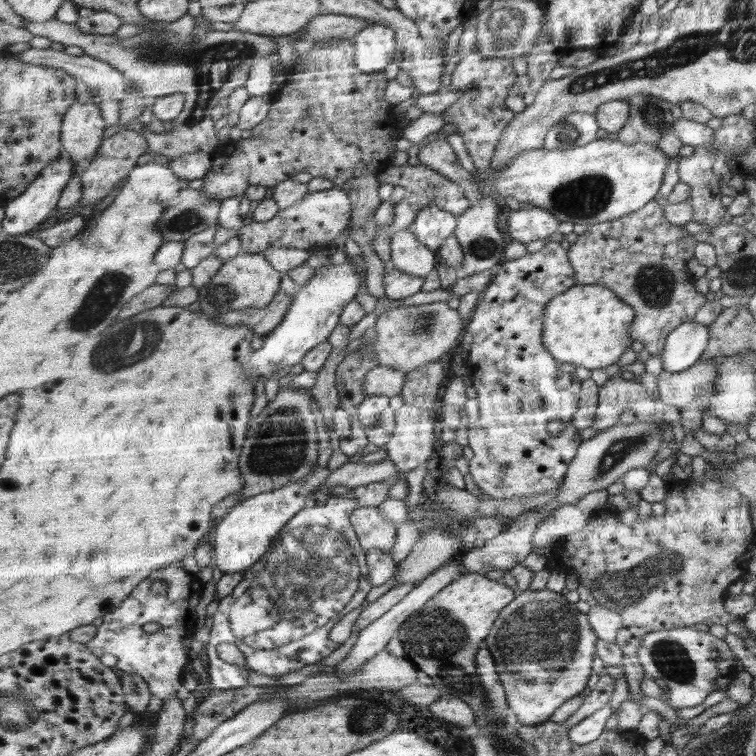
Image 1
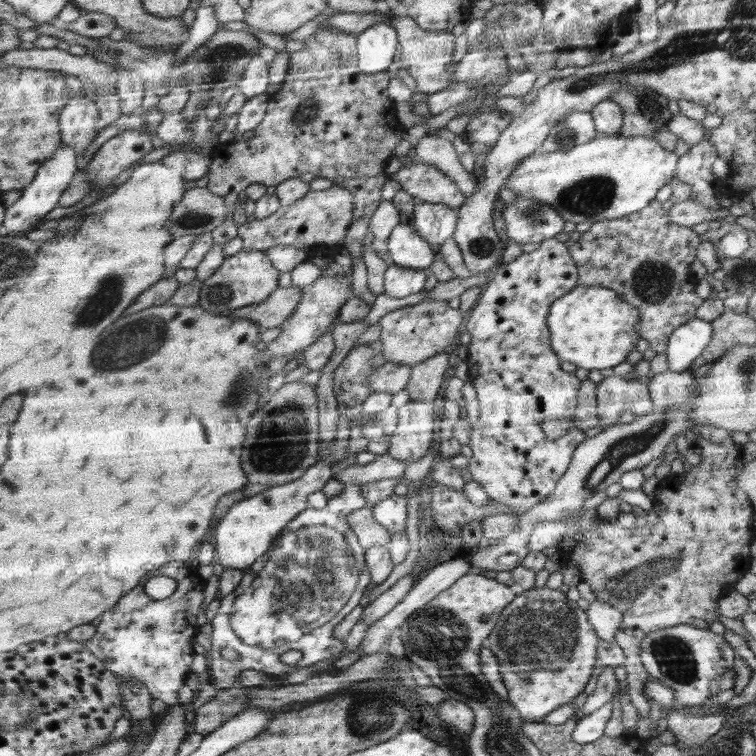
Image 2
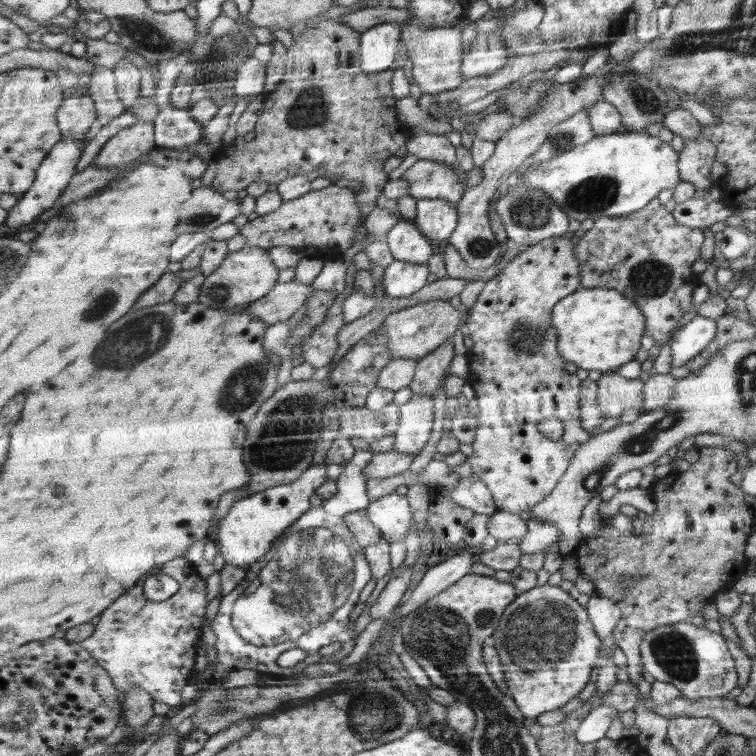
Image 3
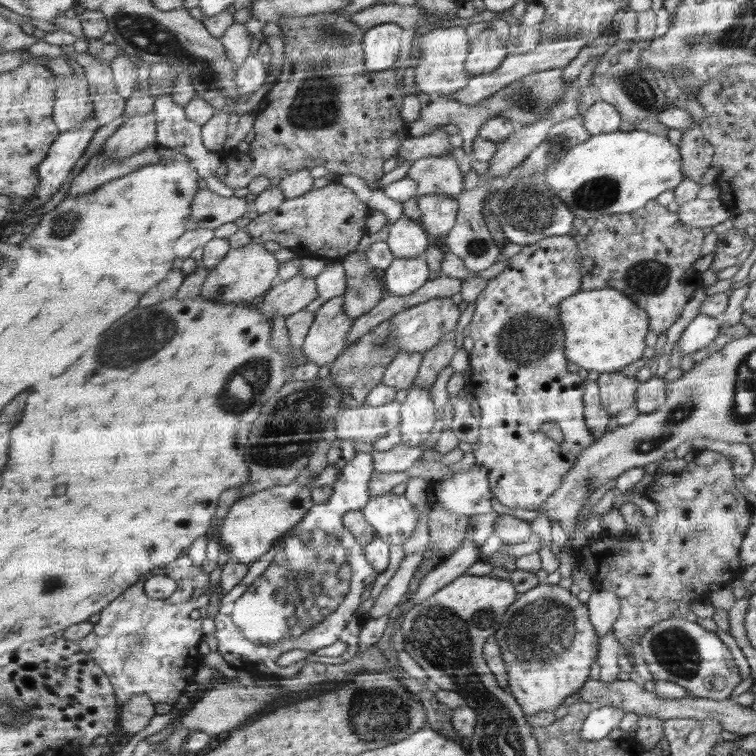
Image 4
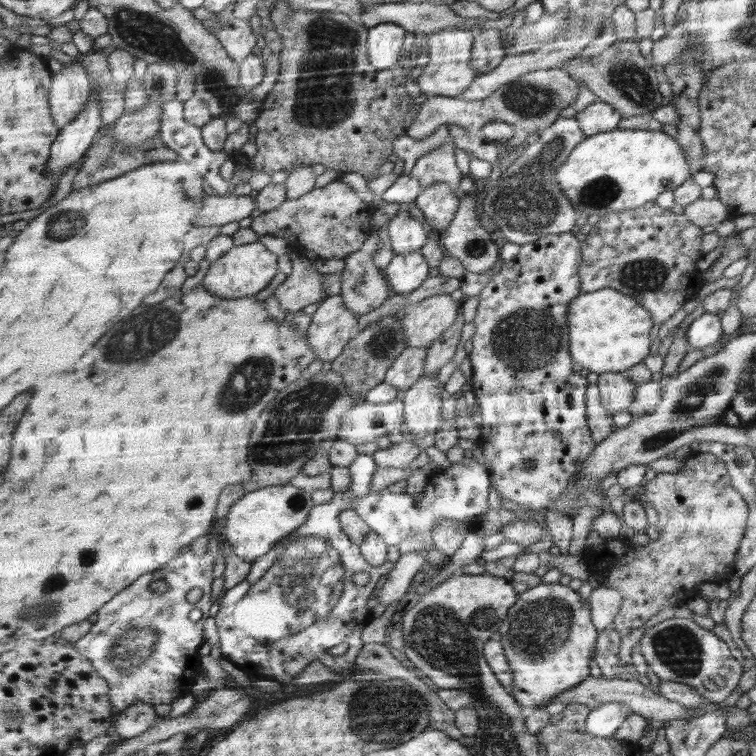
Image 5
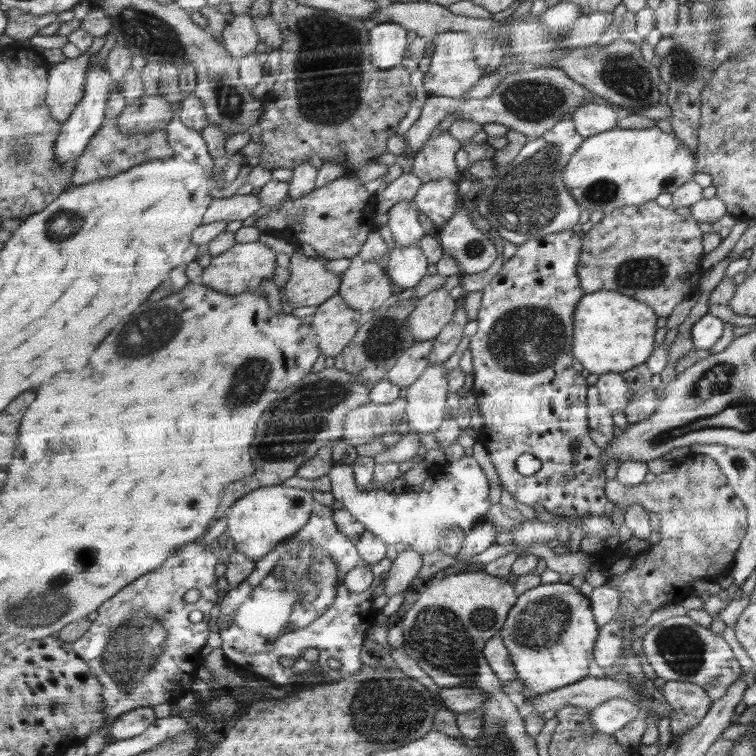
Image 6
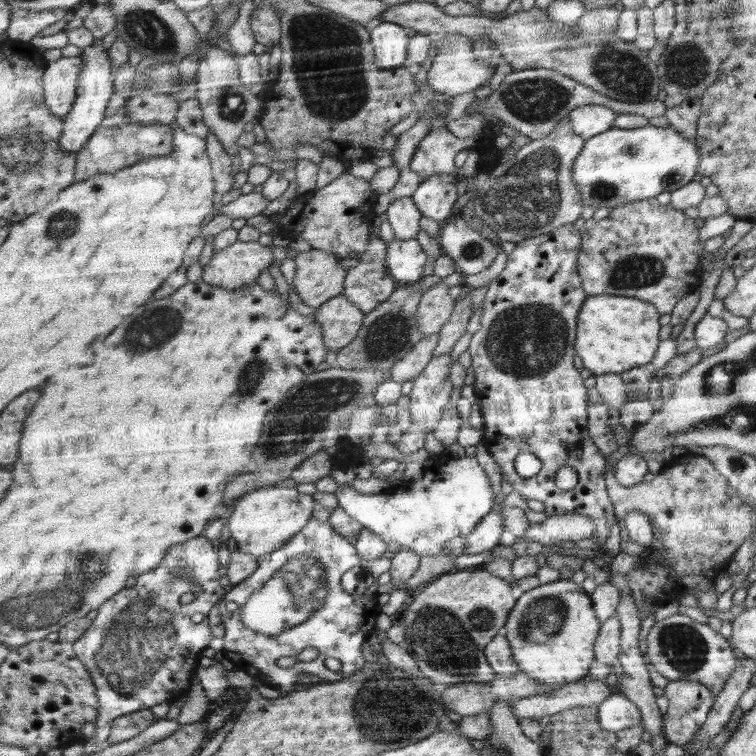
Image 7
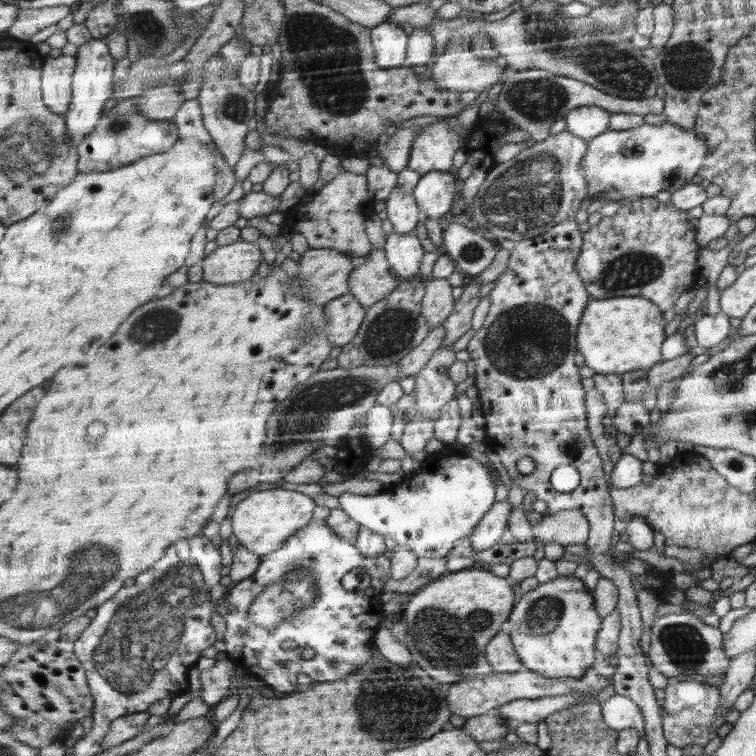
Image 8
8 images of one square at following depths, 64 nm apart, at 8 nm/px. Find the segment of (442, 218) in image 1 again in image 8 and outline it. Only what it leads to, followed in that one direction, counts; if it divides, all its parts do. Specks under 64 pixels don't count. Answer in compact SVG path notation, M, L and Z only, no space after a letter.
M432 171L421 176L412 192L422 217L440 219L452 208L456 178L454 174Z

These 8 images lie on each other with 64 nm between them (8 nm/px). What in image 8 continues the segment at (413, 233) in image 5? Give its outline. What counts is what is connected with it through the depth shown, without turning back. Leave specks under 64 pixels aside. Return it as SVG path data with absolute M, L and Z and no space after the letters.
M396 185L385 199L388 220L398 234L412 234L423 217L413 192L403 193Z

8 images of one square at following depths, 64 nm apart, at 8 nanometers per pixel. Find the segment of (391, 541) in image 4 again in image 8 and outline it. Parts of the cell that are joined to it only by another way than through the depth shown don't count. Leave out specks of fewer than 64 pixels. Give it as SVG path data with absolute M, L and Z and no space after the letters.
M439 454L434 459L432 478L430 461L423 463L421 471L415 475L405 475L403 479L373 495L340 494L339 507L347 512L352 520L369 528L383 537L392 538L398 545L407 546L419 558L444 558L452 550L454 542L468 537L494 506L494 484L488 470L482 463L468 456L448 456L446 468L440 468Z

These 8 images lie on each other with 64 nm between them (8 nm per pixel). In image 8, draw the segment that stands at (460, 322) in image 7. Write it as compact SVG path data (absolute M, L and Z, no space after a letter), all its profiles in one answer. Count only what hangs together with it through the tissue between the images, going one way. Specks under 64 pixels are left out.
M469 279L463 286L463 293L459 300L456 300L455 311L451 312L450 318L443 323L446 334L441 347L453 345L462 334L470 330L472 312L480 302L480 281Z

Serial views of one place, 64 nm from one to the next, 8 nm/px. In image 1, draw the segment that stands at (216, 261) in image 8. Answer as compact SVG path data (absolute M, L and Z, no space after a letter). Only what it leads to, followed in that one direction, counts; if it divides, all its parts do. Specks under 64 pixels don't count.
M239 252L234 258L227 260L218 272L199 288L200 310L212 318L228 311L267 307L278 294L278 290L281 290L280 278L282 274L264 258L262 253Z

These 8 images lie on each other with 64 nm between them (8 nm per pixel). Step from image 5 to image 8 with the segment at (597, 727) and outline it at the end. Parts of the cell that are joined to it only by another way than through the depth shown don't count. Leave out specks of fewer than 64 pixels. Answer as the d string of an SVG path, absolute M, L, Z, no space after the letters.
M616 693L604 702L601 707L602 720L615 731L625 728L645 730L644 716L633 700Z

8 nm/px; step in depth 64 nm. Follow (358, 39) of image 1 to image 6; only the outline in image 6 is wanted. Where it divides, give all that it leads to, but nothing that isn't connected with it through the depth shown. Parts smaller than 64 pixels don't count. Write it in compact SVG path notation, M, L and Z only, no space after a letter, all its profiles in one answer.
M383 22L371 30L372 56L378 68L384 70L398 67L402 62L402 52L406 50L406 30L395 22Z

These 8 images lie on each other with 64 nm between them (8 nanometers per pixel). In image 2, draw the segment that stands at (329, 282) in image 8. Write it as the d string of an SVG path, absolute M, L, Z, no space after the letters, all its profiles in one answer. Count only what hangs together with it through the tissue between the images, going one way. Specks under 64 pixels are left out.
M291 285L290 287L280 287L271 294L270 298L228 312L231 319L248 319L259 324L261 331L268 328L281 326L293 315L293 311L299 306L303 294L303 288Z

